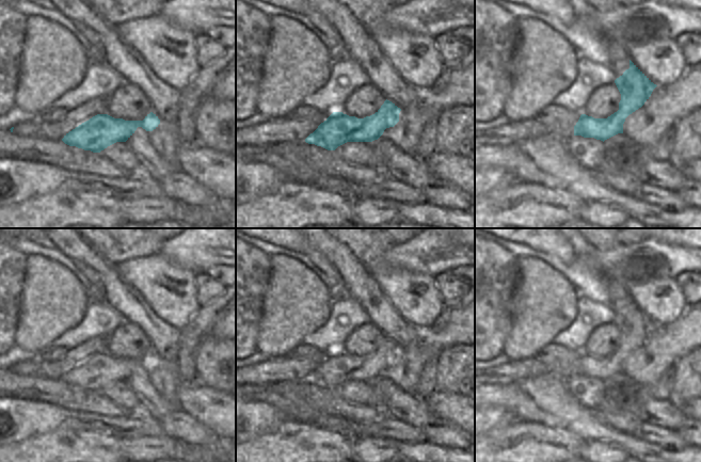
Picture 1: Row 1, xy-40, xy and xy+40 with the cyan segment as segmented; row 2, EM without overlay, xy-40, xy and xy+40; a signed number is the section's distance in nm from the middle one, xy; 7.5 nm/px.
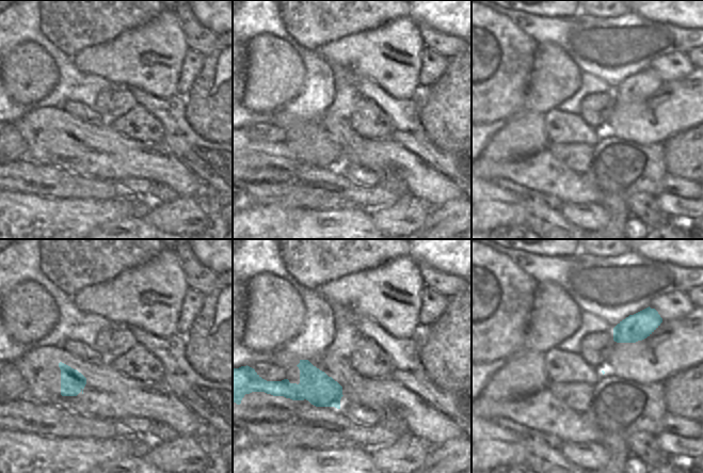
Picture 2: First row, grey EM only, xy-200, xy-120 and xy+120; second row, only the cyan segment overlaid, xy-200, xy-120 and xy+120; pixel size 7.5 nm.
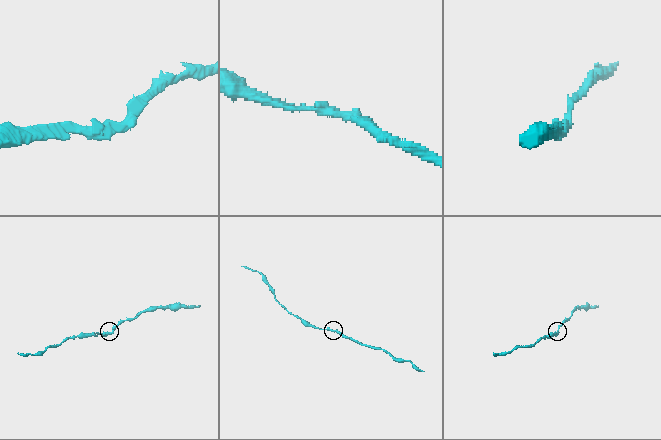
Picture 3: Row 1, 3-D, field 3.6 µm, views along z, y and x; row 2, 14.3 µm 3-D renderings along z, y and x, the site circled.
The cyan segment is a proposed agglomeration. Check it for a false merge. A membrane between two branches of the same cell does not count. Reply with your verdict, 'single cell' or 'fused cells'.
single cell

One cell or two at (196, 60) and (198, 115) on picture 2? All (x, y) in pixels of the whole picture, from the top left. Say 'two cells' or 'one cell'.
two cells

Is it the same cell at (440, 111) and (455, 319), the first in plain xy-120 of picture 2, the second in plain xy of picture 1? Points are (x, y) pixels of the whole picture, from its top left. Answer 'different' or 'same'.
different

